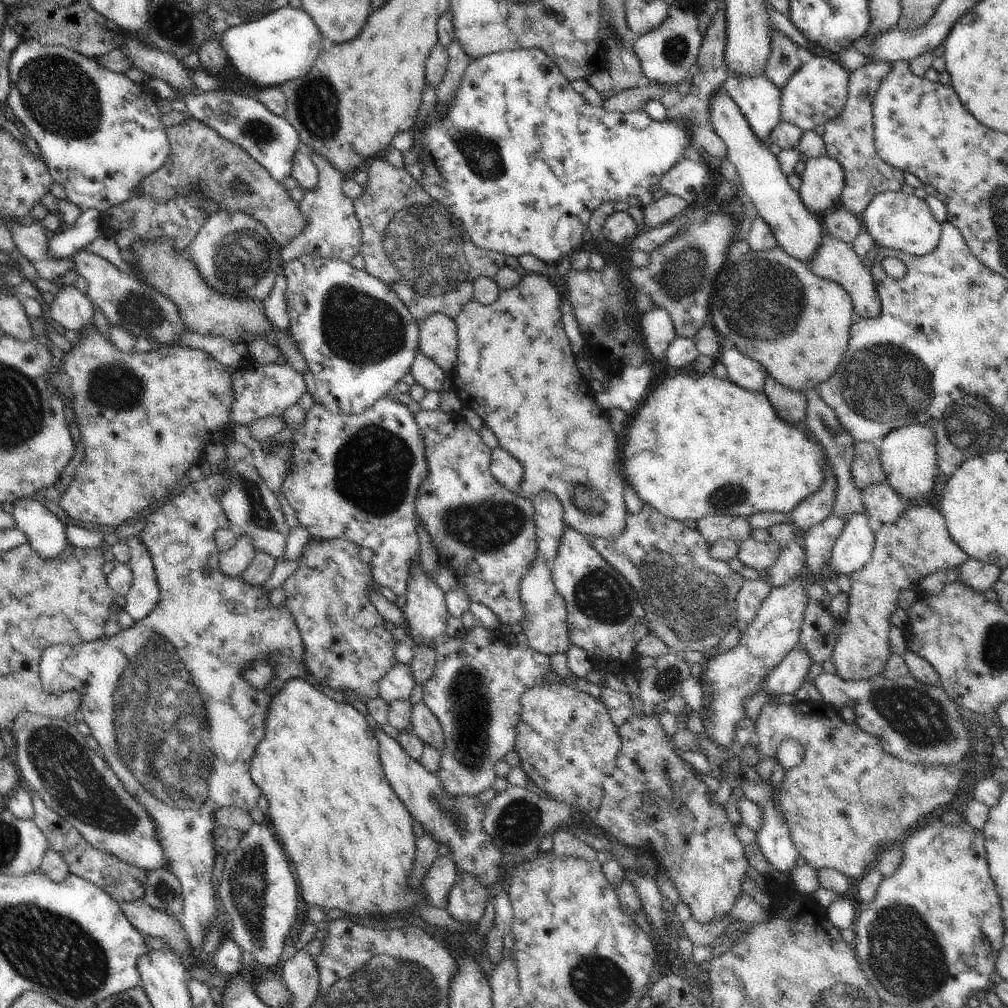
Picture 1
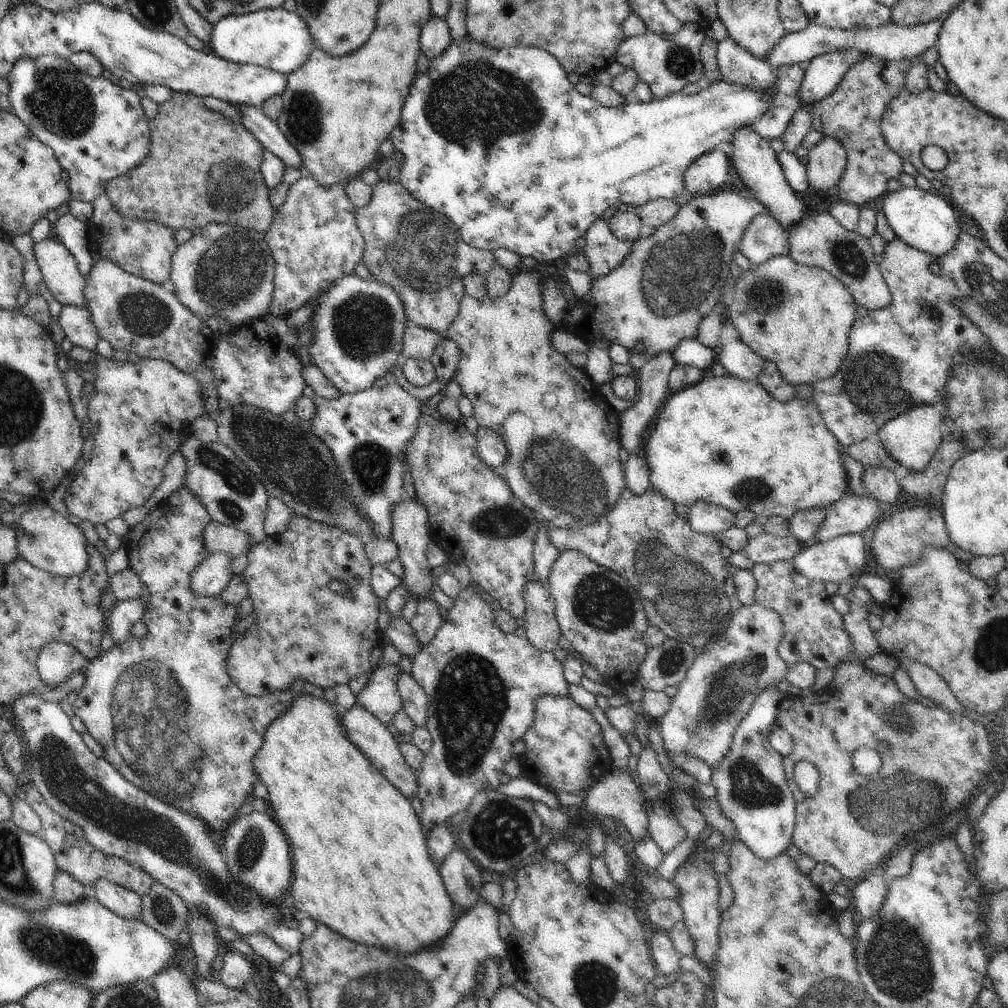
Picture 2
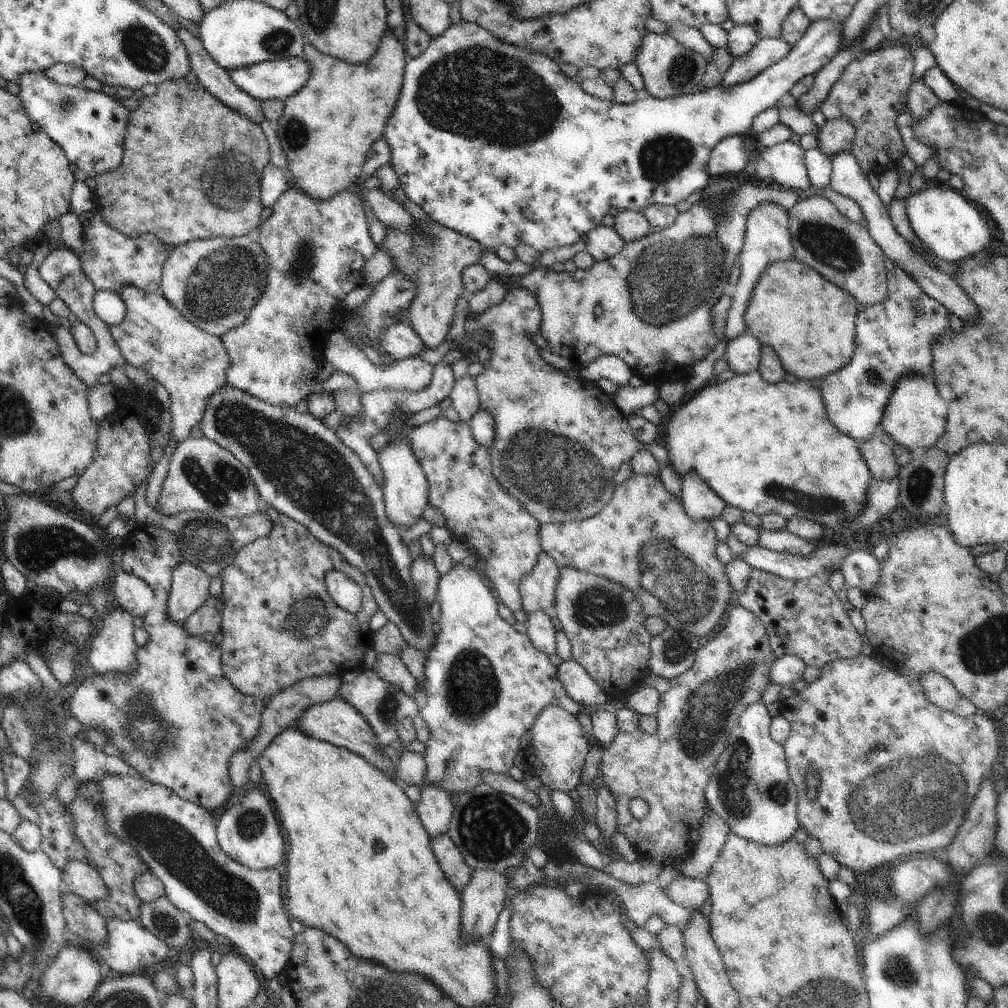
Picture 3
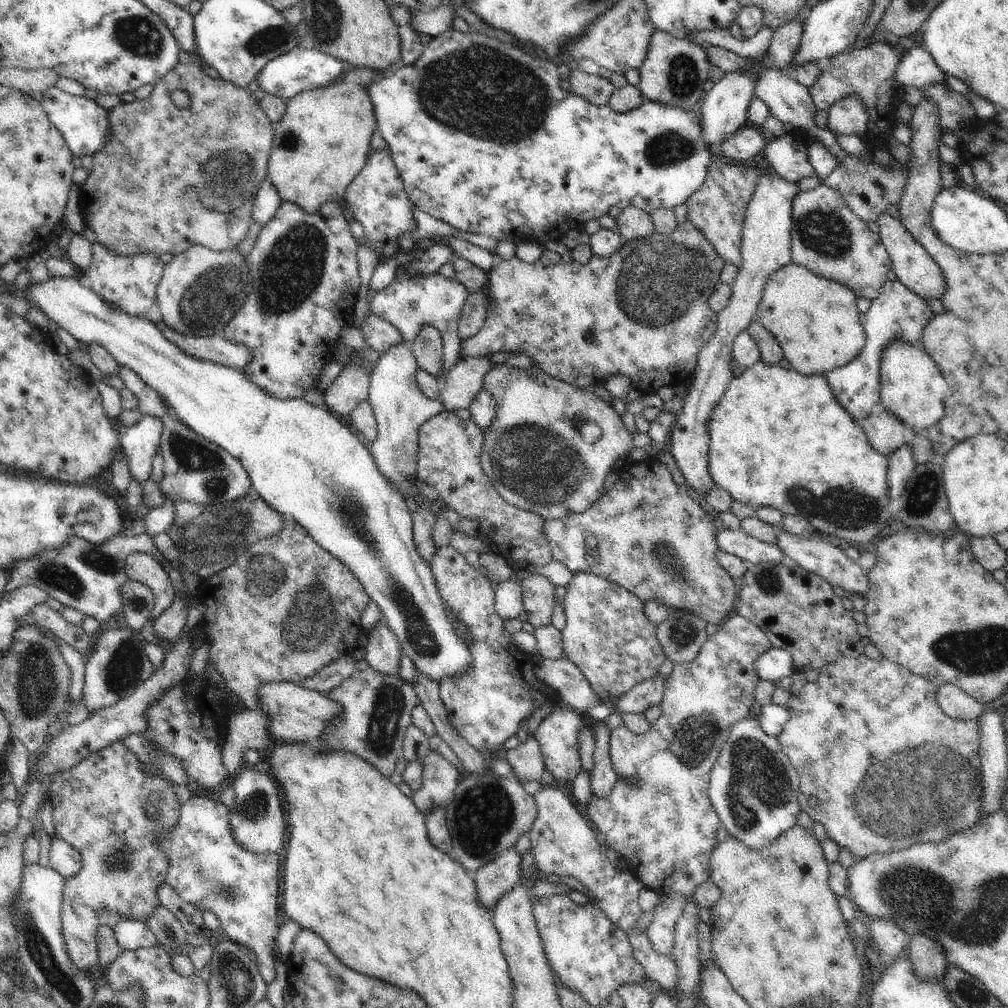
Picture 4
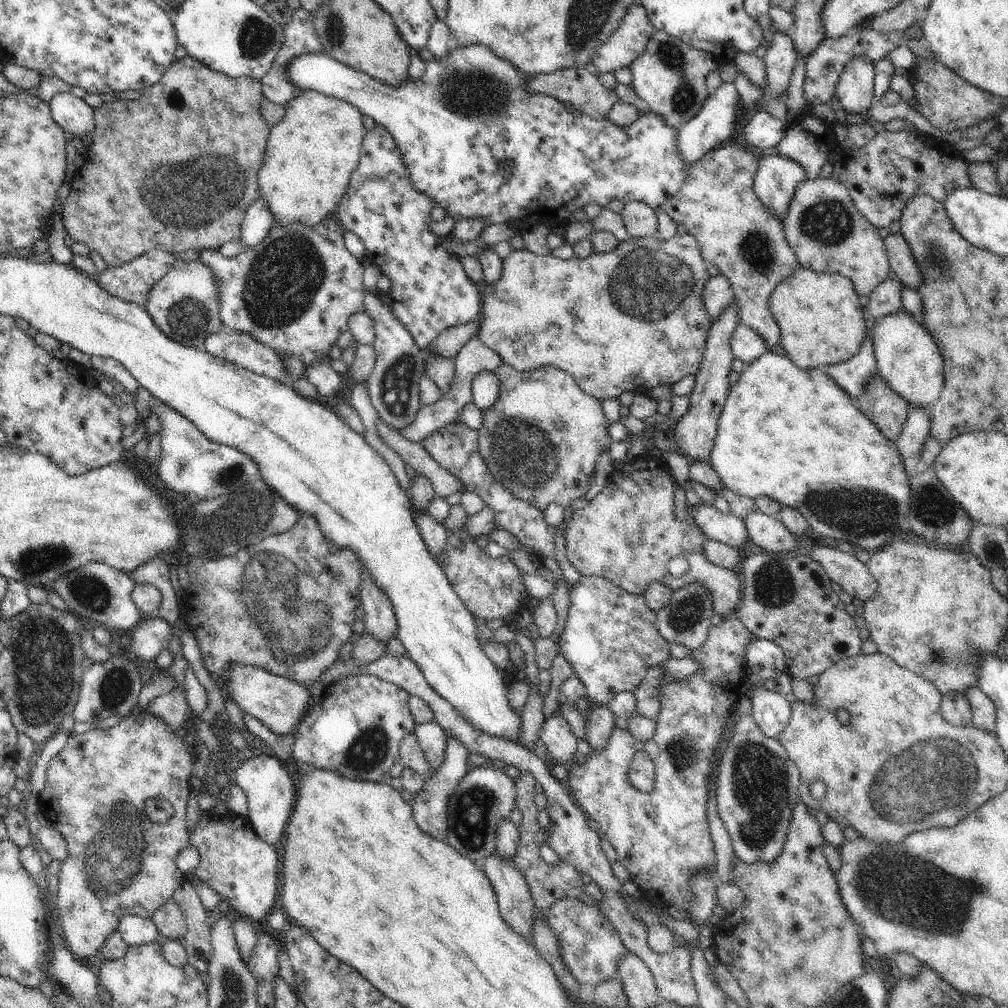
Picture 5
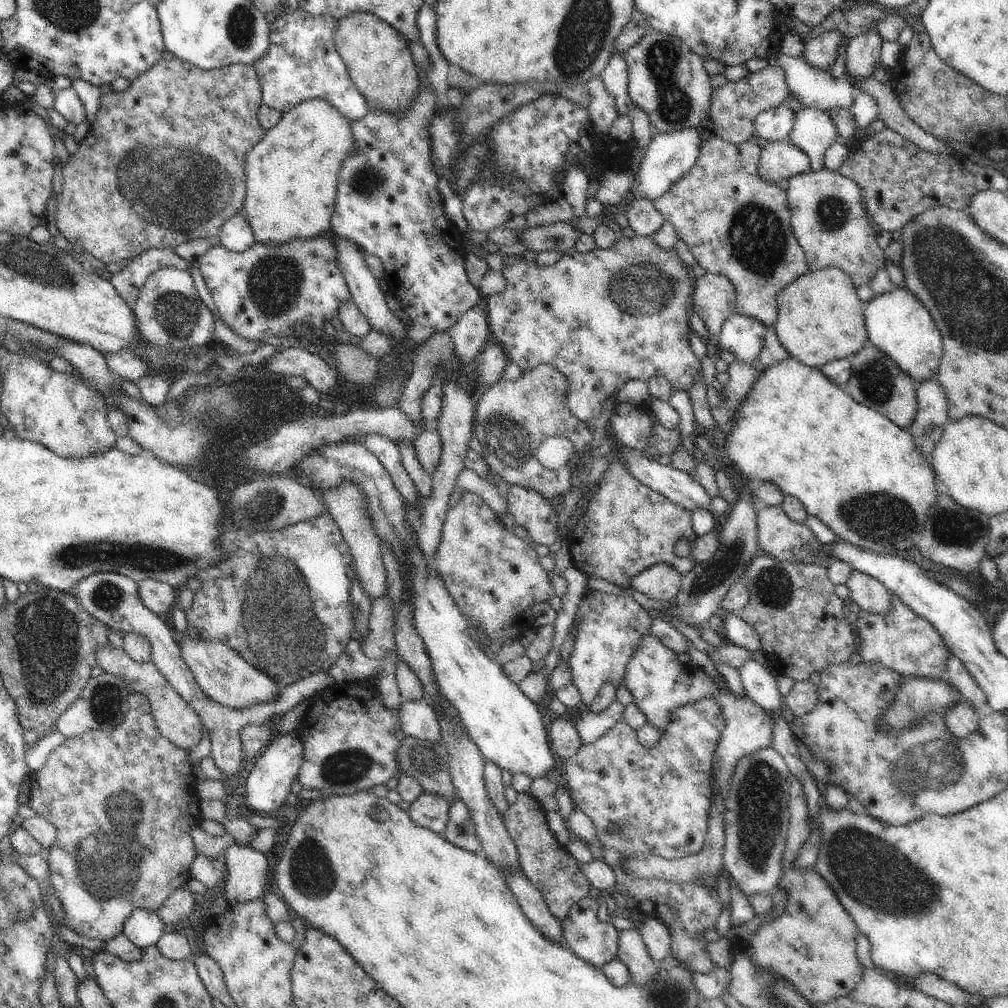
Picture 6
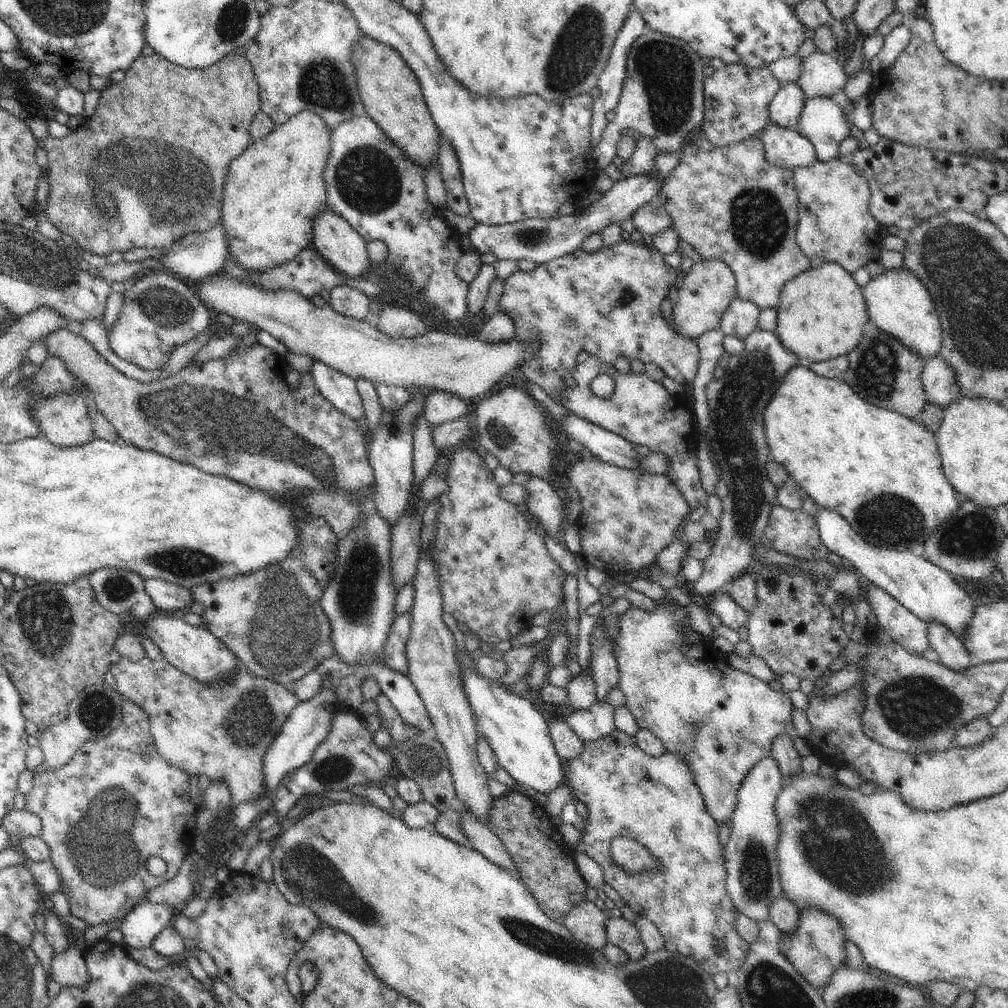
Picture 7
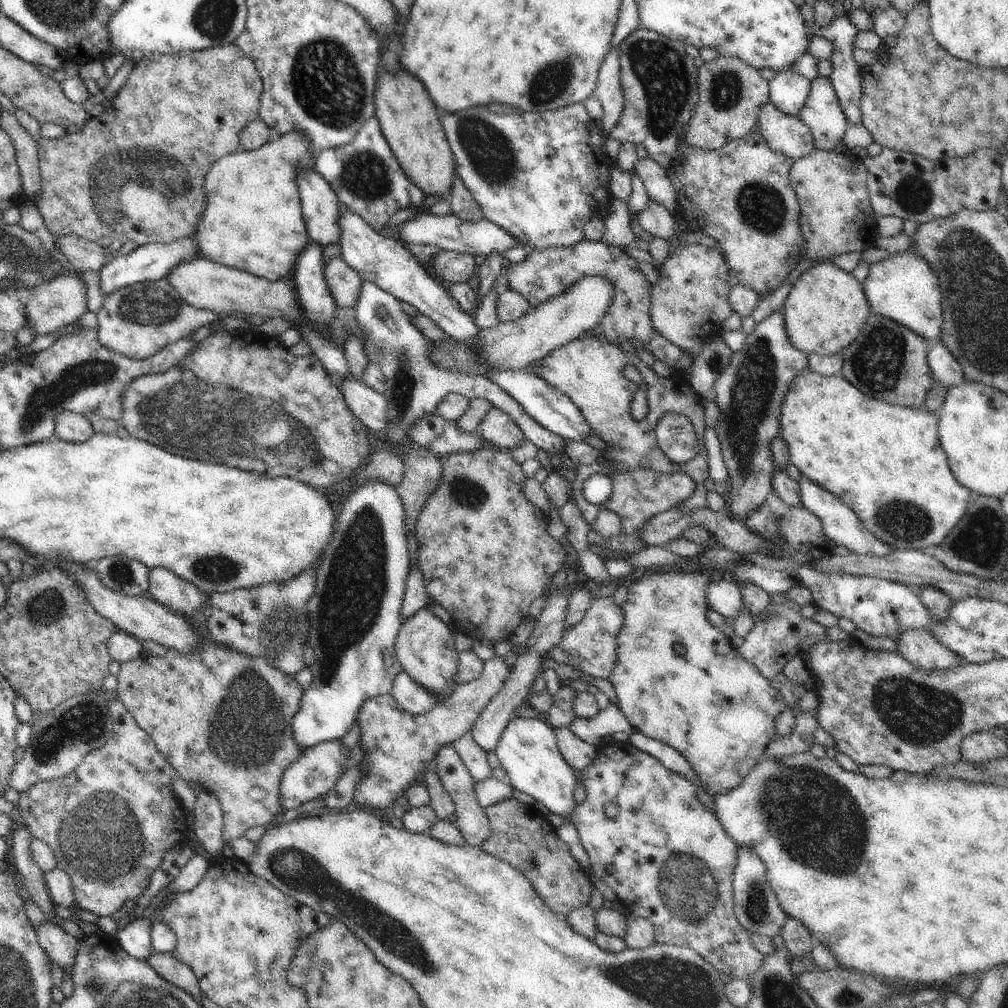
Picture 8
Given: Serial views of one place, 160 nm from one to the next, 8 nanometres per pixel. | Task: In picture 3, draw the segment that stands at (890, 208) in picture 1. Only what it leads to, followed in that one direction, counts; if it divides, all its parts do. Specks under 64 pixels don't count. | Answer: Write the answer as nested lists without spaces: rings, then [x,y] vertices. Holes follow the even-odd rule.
[[[932,183],[923,191],[910,193],[904,200],[906,214],[920,242],[942,260],[961,260],[980,252],[990,242],[990,230],[970,199],[948,186]]]

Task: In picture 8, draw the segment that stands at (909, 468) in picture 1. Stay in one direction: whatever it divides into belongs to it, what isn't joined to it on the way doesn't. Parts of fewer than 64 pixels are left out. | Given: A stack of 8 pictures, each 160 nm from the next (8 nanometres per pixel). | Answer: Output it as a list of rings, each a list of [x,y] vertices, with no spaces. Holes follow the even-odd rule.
[[[915,248],[890,255],[871,265],[863,289],[871,308],[871,314],[888,317],[912,329],[918,336],[934,344],[941,338],[944,324],[943,294],[936,275],[928,263],[917,255]]]

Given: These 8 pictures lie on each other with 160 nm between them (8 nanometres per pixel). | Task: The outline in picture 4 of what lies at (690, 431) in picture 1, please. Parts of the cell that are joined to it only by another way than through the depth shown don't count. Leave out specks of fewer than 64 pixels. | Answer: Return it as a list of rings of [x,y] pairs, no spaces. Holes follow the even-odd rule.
[[[758,362],[750,368],[743,370],[741,376],[738,373],[738,377],[734,377],[730,381],[726,392],[711,412],[711,419],[708,419],[707,424],[709,432],[709,473],[712,482],[714,486],[724,488],[726,492],[729,492],[735,501],[750,505],[755,509],[769,506],[780,510],[782,514],[803,518],[816,529],[817,534],[823,532],[834,534],[834,536],[844,538],[844,540],[848,540],[856,546],[858,546],[858,542],[860,544],[870,542],[880,532],[878,528],[886,526],[886,520],[890,518],[887,481],[889,460],[879,452],[876,452],[875,448],[872,448],[863,431],[863,427],[856,423],[849,412],[846,412],[846,409],[836,400],[828,381],[823,375],[803,375],[784,363],[778,364],[775,367],[769,367],[762,362]]]

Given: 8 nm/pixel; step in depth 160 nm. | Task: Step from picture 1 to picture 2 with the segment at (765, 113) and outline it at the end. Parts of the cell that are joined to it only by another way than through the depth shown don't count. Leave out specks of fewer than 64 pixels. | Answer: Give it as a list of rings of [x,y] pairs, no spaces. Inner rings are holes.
[[[730,37],[718,42],[717,63],[722,81],[744,85],[760,93],[768,91],[777,78],[771,64],[738,47]]]

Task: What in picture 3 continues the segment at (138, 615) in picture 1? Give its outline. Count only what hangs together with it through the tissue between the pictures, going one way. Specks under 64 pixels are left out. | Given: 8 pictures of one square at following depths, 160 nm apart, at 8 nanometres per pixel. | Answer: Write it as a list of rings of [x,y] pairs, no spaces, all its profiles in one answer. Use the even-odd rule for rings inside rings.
[[[116,606],[115,609],[104,616],[98,624],[90,644],[87,648],[87,661],[92,665],[98,675],[113,673],[114,671],[133,673],[137,667],[136,649],[138,648],[135,641],[135,627],[132,622],[134,617],[126,609]]]

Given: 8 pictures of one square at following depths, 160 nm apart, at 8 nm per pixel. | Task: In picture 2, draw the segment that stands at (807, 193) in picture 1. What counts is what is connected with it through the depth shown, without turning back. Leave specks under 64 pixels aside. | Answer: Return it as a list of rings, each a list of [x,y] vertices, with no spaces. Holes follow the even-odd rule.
[[[823,137],[823,141],[806,156],[806,180],[818,194],[829,194],[838,184],[847,163],[845,148],[835,138]]]

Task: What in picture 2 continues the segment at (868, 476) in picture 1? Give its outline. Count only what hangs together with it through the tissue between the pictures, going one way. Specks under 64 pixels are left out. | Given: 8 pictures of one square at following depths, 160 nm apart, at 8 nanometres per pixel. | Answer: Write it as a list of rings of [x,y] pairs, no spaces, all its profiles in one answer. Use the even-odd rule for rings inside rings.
[[[872,435],[862,442],[850,445],[846,448],[854,460],[857,460],[866,470],[866,467],[884,467],[893,473],[900,467],[899,464],[889,455],[879,436]]]

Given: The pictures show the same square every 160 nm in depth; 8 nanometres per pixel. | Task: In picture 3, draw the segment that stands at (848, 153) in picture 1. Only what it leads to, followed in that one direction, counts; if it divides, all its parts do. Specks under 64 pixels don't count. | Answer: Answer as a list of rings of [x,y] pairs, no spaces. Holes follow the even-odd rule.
[[[907,46],[865,52],[844,67],[820,105],[827,121],[848,119],[854,125],[851,153],[866,178],[870,173],[880,175],[884,170],[898,166],[904,158],[905,147],[896,127],[896,118],[906,110],[913,70],[914,57]]]

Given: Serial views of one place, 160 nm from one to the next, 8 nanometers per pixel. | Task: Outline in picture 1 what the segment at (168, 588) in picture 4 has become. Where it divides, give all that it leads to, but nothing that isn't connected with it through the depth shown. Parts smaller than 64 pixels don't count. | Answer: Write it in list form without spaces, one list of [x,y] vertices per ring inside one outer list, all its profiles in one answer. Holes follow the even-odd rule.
[[[214,473],[203,477],[200,481],[191,482],[179,495],[173,499],[166,500],[164,505],[151,513],[145,520],[145,526],[139,533],[141,539],[148,547],[151,556],[155,577],[159,586],[159,597],[156,606],[140,621],[127,629],[122,629],[120,633],[105,637],[104,634],[95,641],[89,643],[70,644],[58,643],[50,645],[42,653],[39,671],[43,689],[53,695],[61,695],[68,691],[78,691],[81,696],[79,709],[84,716],[84,722],[88,724],[91,735],[96,739],[100,748],[104,750],[104,759],[112,767],[124,788],[142,805],[148,812],[155,824],[155,835],[163,847],[165,862],[169,864],[172,871],[180,881],[183,894],[183,909],[179,915],[182,926],[187,934],[189,943],[193,950],[202,948],[206,926],[214,919],[218,919],[218,908],[216,907],[215,892],[212,888],[211,877],[214,872],[214,858],[217,856],[211,830],[216,826],[215,812],[222,807],[238,807],[246,812],[257,809],[257,800],[262,795],[262,791],[254,784],[249,773],[250,761],[255,753],[257,744],[262,740],[265,733],[264,723],[272,697],[290,680],[296,677],[305,678],[305,664],[303,654],[305,646],[299,633],[299,628],[293,619],[292,613],[288,612],[285,603],[282,606],[272,606],[270,603],[269,592],[262,585],[249,585],[241,575],[229,577],[225,575],[219,567],[219,553],[215,545],[215,534],[217,530],[231,528],[223,509],[223,493],[229,486],[229,478],[224,473]],[[208,566],[212,573],[203,576],[202,568]],[[271,656],[275,661],[274,676],[261,689],[254,688],[245,679],[245,669],[249,663],[257,659],[266,659]]]

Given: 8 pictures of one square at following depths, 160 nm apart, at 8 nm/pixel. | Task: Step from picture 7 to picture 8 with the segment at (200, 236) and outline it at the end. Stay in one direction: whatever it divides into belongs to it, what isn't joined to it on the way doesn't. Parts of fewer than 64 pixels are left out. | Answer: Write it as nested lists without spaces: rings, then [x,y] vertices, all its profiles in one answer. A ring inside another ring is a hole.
[[[180,237],[171,243],[148,243],[139,246],[133,252],[127,255],[111,258],[100,270],[101,293],[106,297],[114,291],[121,288],[146,281],[159,281],[166,279],[172,272],[172,268],[176,268],[185,261],[193,261],[199,259],[203,254],[197,247],[197,240],[194,237]]]

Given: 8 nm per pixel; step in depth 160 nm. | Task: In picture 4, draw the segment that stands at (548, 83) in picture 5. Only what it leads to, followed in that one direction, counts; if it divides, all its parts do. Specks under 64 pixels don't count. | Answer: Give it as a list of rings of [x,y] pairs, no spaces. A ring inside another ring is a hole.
[[[578,69],[570,74],[571,91],[596,106],[607,105],[615,86],[599,75],[589,75]]]

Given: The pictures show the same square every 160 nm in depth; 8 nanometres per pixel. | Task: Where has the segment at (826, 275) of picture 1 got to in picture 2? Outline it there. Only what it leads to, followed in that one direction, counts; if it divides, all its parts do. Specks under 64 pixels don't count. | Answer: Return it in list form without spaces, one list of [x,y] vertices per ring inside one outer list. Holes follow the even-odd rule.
[[[829,212],[807,214],[800,224],[789,230],[789,255],[801,265],[828,271],[850,291],[857,306],[871,311],[886,308],[890,304],[890,291],[874,262],[869,240],[856,231],[842,228]]]

